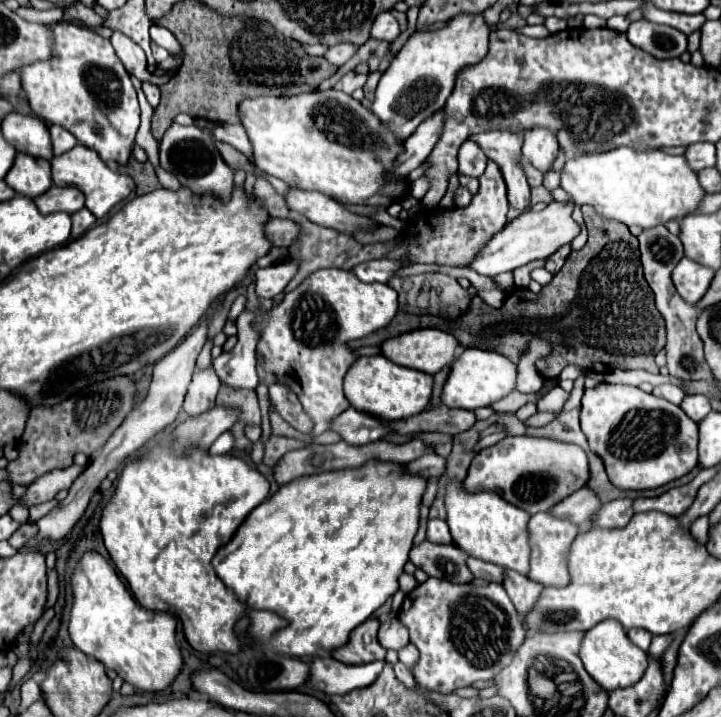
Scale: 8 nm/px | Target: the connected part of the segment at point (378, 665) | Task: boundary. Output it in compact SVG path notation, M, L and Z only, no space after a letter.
M316 657L312 663L310 685L328 695L346 695L354 689L372 685L382 673L386 661L372 661L366 665L344 665L334 657Z

